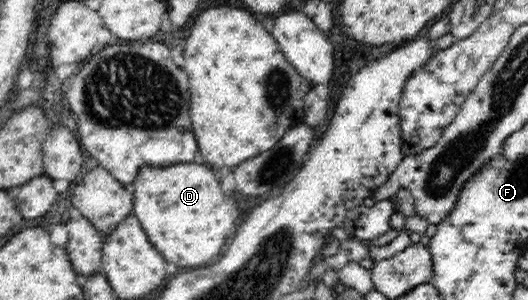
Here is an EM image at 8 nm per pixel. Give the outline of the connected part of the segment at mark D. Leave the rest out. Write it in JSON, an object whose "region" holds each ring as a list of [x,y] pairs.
{"region":[[[178,163],[164,168],[145,164],[138,169],[138,174],[132,184],[134,184],[134,188],[130,187],[130,190],[133,194],[133,211],[146,231],[148,239],[156,248],[160,248],[164,258],[168,258],[180,266],[206,264],[214,254],[218,254],[222,250],[226,238],[235,233],[234,228],[238,222],[238,214],[240,214],[238,206],[236,206],[236,198],[222,192],[216,174],[206,164]]]}

